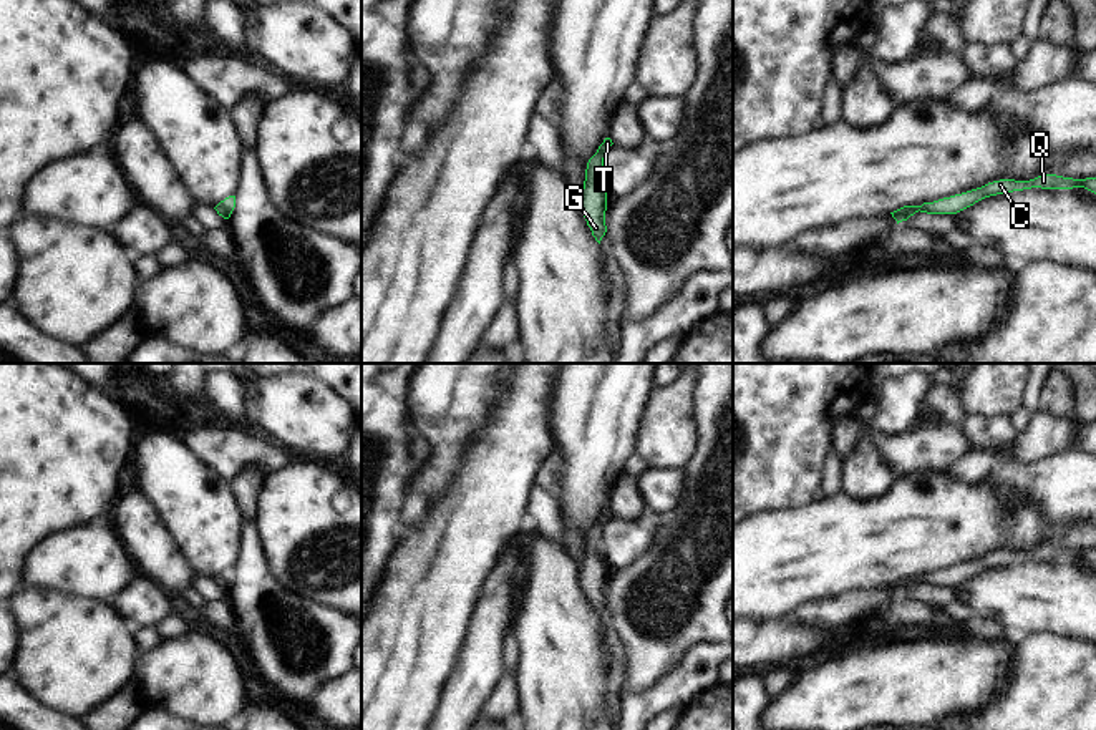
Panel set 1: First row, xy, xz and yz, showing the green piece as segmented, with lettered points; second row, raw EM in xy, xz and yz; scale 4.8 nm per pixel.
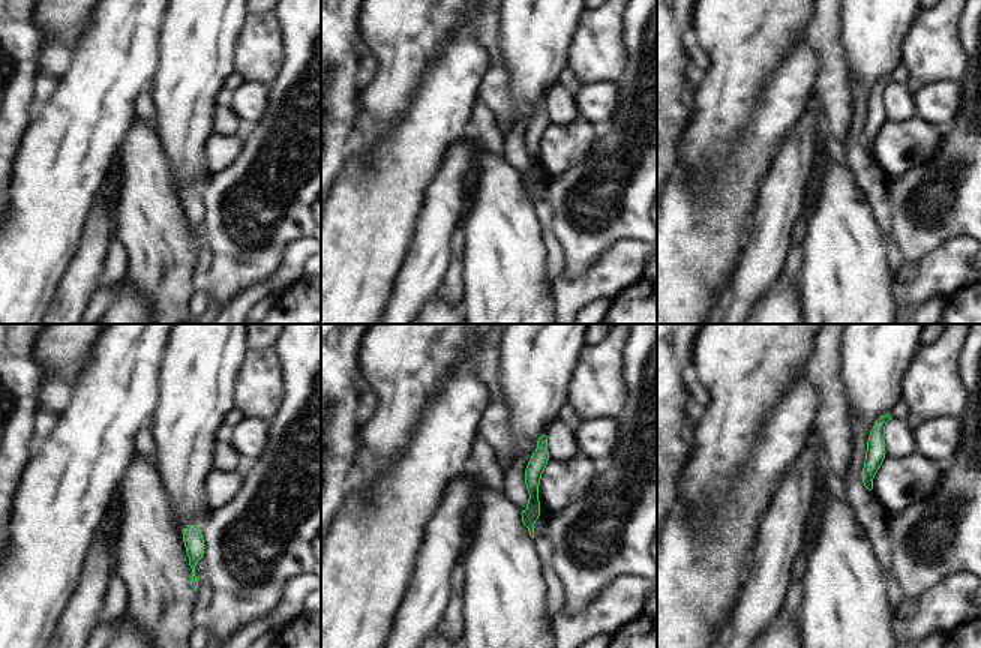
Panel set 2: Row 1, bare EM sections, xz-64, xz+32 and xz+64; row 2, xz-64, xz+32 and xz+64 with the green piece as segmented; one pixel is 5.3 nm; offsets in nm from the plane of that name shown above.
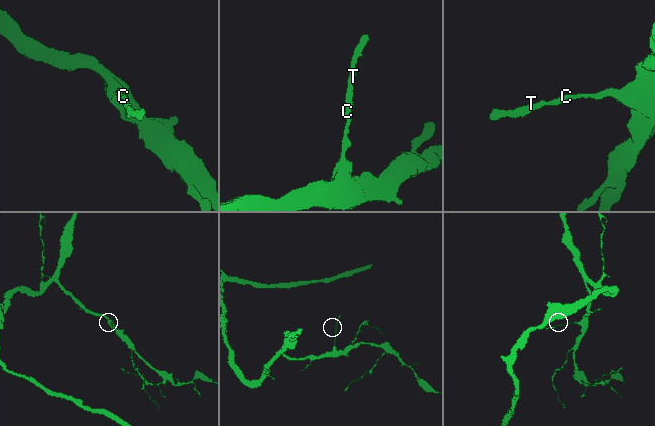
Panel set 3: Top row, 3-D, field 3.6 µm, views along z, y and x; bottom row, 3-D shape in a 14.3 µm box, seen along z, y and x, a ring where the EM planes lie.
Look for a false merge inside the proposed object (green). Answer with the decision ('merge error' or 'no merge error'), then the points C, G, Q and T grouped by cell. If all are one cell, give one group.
no merge error; C G Q T

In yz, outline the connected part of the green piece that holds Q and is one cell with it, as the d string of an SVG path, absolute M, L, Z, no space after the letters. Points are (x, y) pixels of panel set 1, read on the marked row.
M1043 173L1026 181L1003 178L985 182L982 187L973 187L960 194L924 202L922 206L904 206L890 214L899 224L902 221L907 221L910 216L914 216L919 211L937 216L957 216L960 211L975 206L978 201L985 197L1000 196L1006 192L1021 192L1030 189L1071 191L1076 187L1084 187L1096 196L1096 176L1068 178L1068 176L1056 176L1055 173Z

